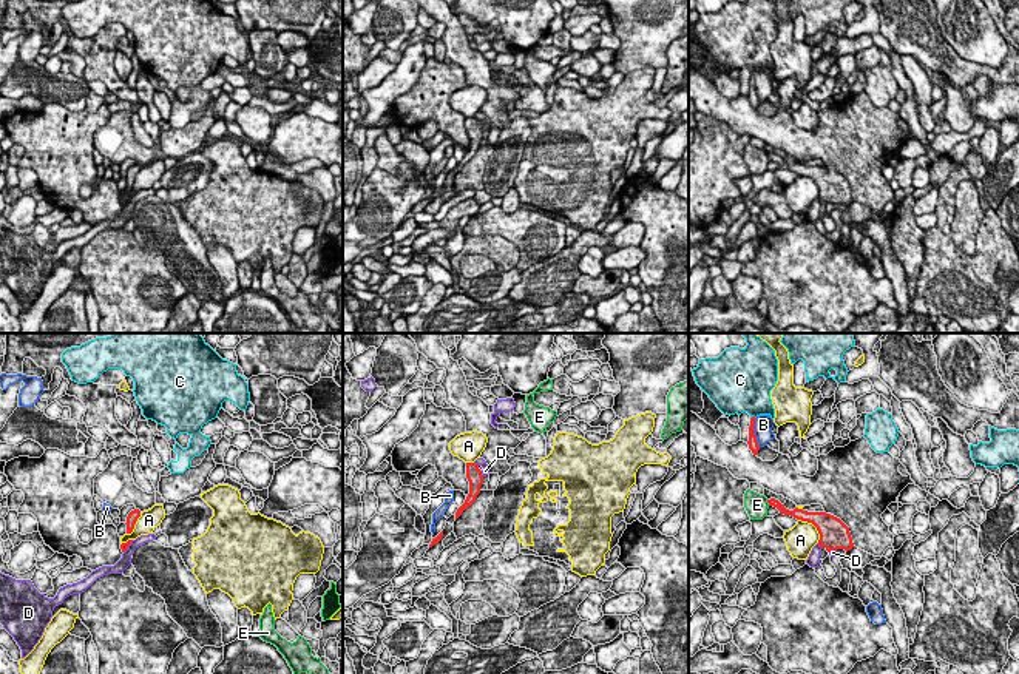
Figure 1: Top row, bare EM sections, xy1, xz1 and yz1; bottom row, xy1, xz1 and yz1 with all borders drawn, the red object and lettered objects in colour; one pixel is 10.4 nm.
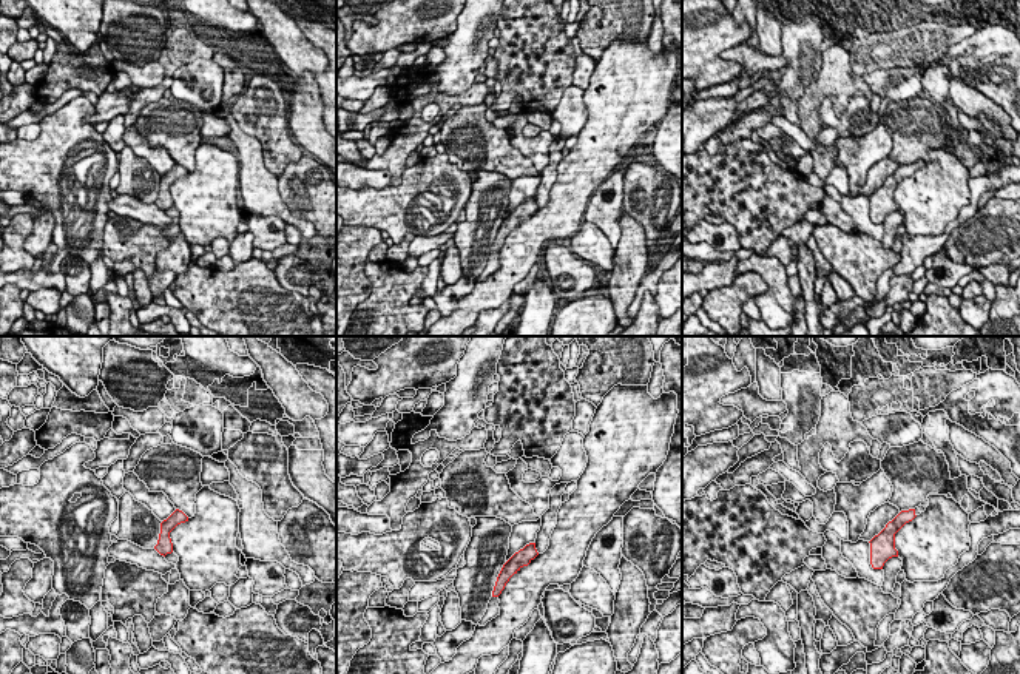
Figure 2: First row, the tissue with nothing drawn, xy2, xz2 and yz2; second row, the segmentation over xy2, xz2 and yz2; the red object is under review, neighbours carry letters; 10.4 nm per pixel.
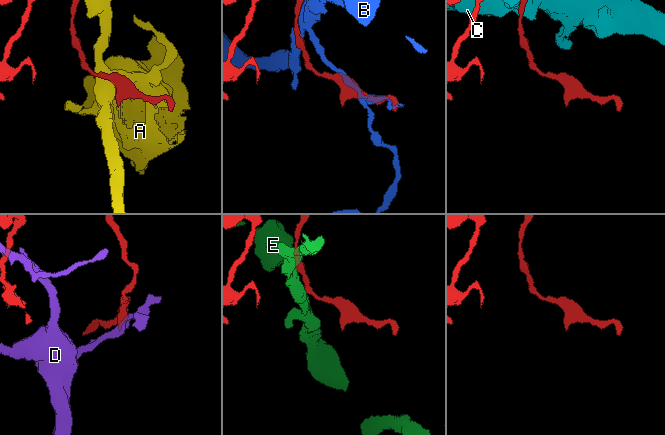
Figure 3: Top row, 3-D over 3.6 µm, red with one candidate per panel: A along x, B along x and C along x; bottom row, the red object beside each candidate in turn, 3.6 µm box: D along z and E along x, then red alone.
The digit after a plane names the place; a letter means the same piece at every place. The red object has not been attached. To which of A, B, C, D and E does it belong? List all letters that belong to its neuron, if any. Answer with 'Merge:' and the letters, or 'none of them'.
Merge: none of them

